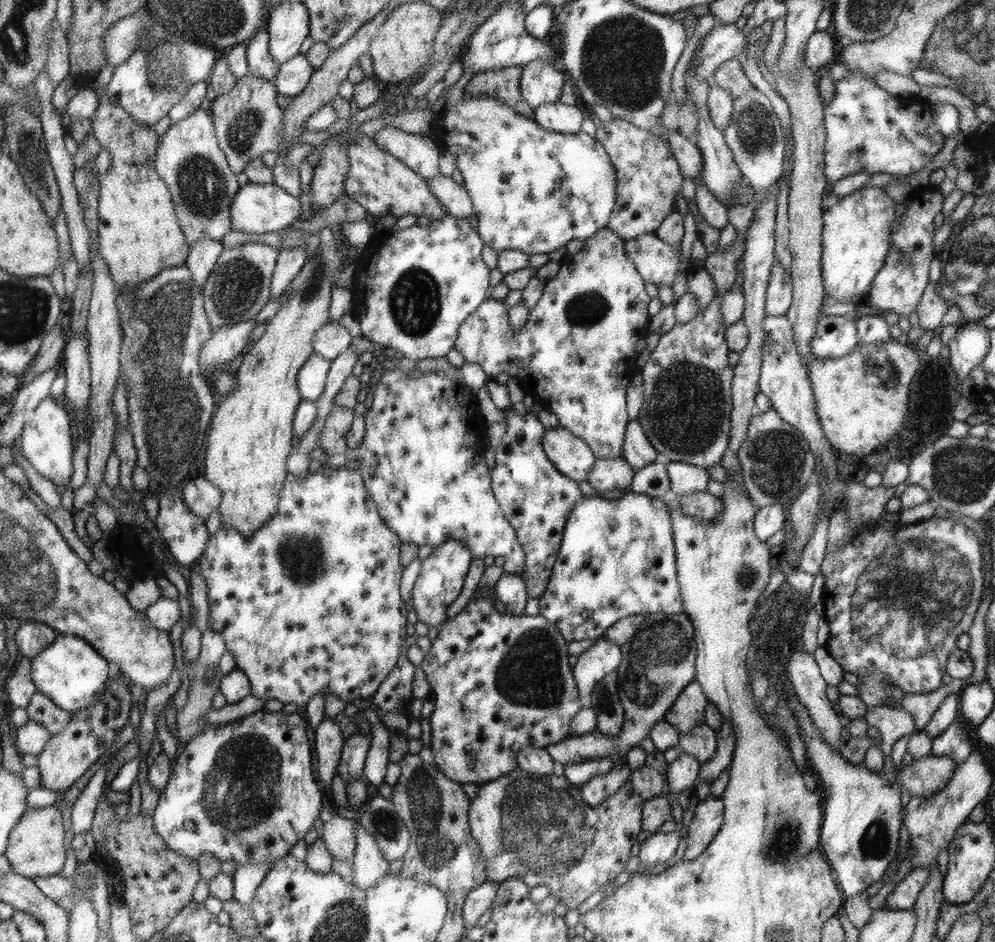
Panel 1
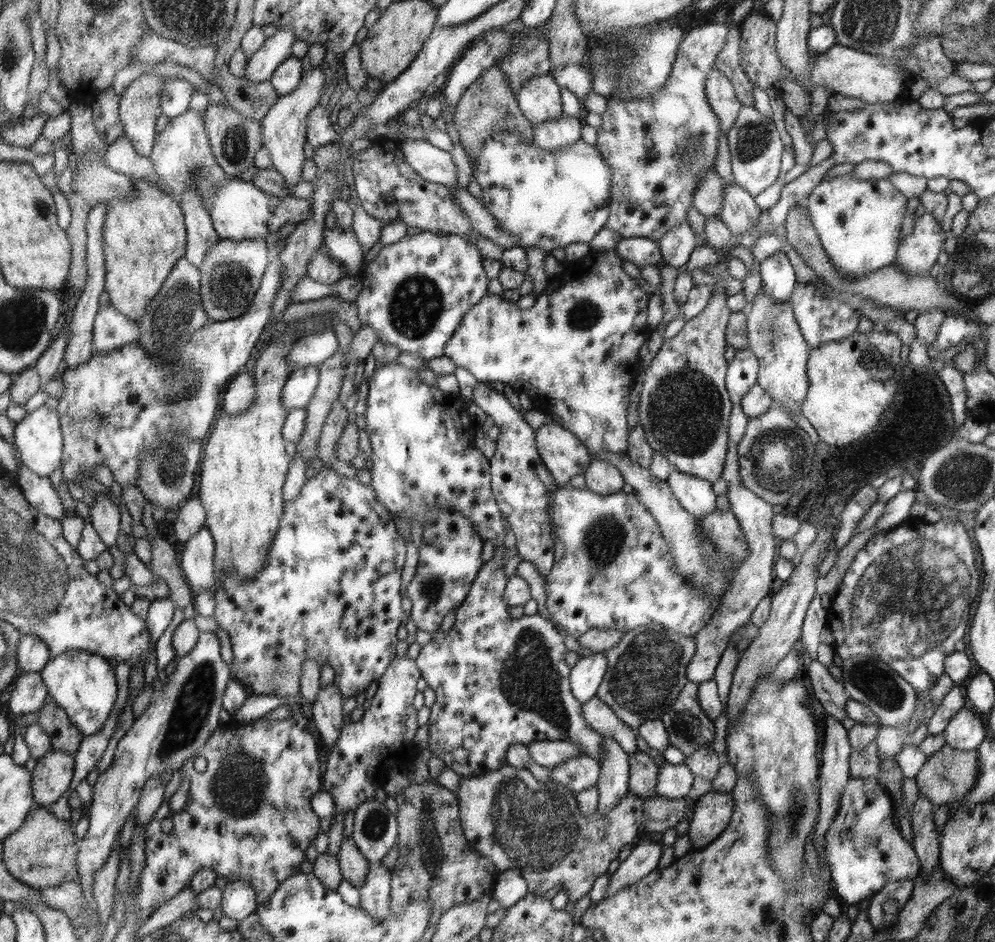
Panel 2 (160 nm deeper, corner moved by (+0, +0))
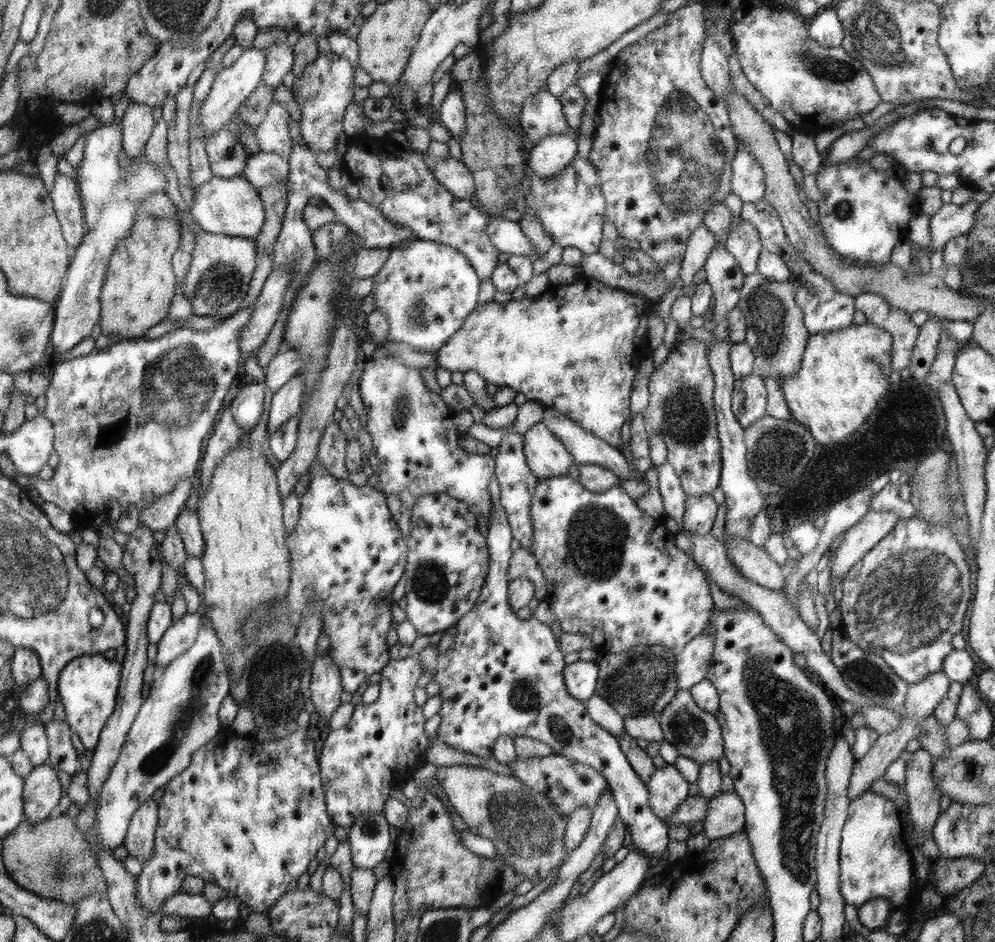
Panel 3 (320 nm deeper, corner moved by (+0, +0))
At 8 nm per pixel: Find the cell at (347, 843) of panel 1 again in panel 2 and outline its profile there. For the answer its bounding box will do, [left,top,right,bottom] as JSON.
[337,838,371,888]

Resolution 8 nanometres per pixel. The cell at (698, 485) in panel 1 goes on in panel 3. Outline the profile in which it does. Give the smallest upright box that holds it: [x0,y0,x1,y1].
[684,494,718,537]

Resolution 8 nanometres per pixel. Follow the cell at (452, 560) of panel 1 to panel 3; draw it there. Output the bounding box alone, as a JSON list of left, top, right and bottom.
[402,494,489,635]

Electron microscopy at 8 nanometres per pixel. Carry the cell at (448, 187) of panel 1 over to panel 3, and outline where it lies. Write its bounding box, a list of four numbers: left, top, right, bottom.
[487,217,539,263]

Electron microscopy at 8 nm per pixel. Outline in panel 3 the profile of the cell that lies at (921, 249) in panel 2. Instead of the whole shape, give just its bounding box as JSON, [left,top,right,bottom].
[930,199,979,250]

